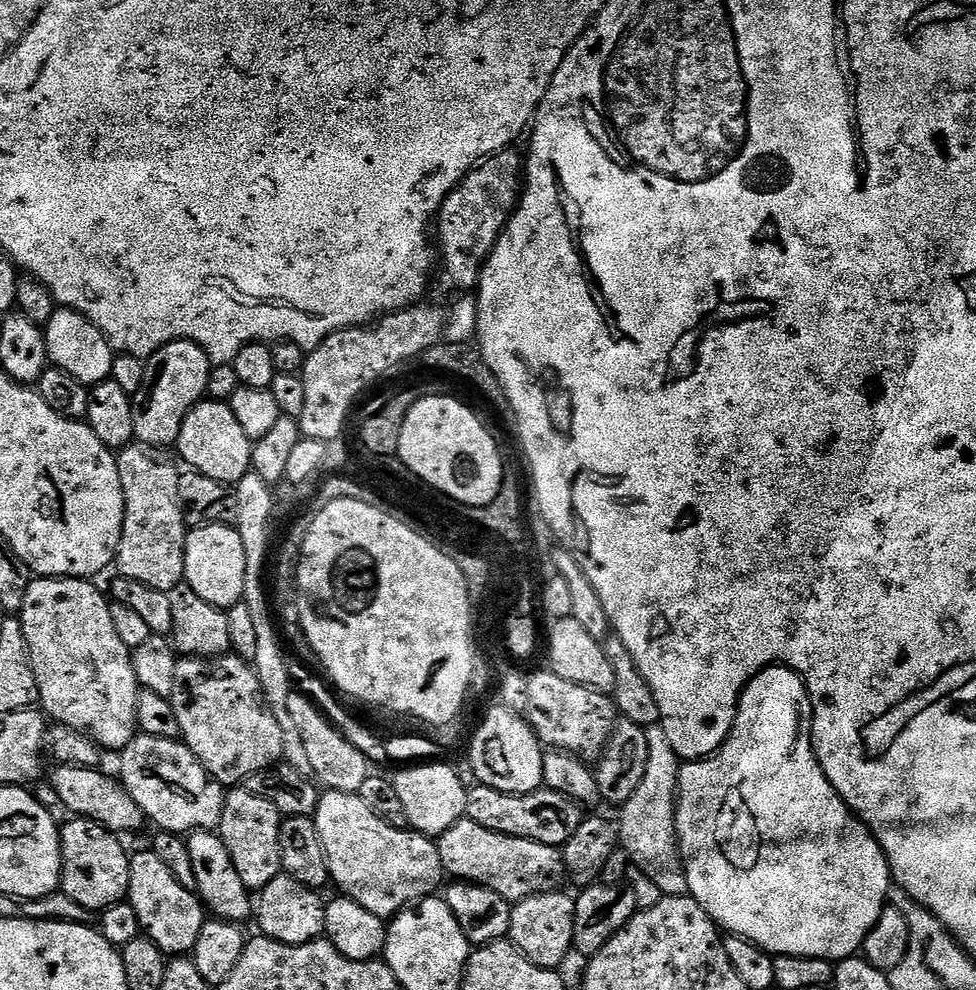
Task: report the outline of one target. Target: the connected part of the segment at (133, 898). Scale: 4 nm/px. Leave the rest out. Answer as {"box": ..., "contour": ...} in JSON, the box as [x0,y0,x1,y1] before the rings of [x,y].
{"box":[127,850,206,958],"contour":[[[144,850],[131,857],[130,882],[128,883],[127,903],[134,906],[143,935],[149,936],[164,953],[172,958],[191,954],[194,942],[198,942],[198,933],[206,919],[206,909],[197,893],[182,886],[170,869],[165,866],[151,850]]]}

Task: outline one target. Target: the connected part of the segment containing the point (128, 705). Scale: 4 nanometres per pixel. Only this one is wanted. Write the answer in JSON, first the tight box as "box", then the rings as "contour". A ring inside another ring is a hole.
{"box":[18,578,140,750],"contour":[[[36,578],[26,590],[26,602],[18,613],[28,643],[28,657],[38,686],[38,704],[45,717],[59,727],[88,736],[101,749],[123,750],[136,735],[140,683],[134,674],[132,654],[114,631],[109,597],[95,588],[91,579]]]}

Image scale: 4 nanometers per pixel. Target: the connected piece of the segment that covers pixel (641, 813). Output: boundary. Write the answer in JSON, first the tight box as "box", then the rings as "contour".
{"box":[618,726,688,896],"contour":[[[659,726],[647,729],[646,746],[650,749],[650,758],[646,758],[646,774],[642,774],[642,782],[638,790],[634,790],[630,802],[619,809],[618,840],[631,867],[642,870],[642,874],[646,874],[646,878],[650,878],[650,882],[654,882],[654,886],[658,886],[658,890],[662,890],[665,896],[686,896],[688,879],[684,873],[684,862],[680,859],[680,841],[676,838],[676,787],[682,761],[674,746],[670,746],[670,738],[666,738],[664,729]]]}

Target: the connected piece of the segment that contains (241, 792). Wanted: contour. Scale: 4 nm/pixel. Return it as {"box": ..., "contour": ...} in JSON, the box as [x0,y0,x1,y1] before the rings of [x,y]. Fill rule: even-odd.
{"box":[218,786,282,890],"contour":[[[246,786],[233,787],[224,797],[218,834],[226,850],[230,850],[238,878],[242,878],[249,890],[265,888],[282,874],[282,850],[278,846],[281,819],[279,810],[270,801]]]}

